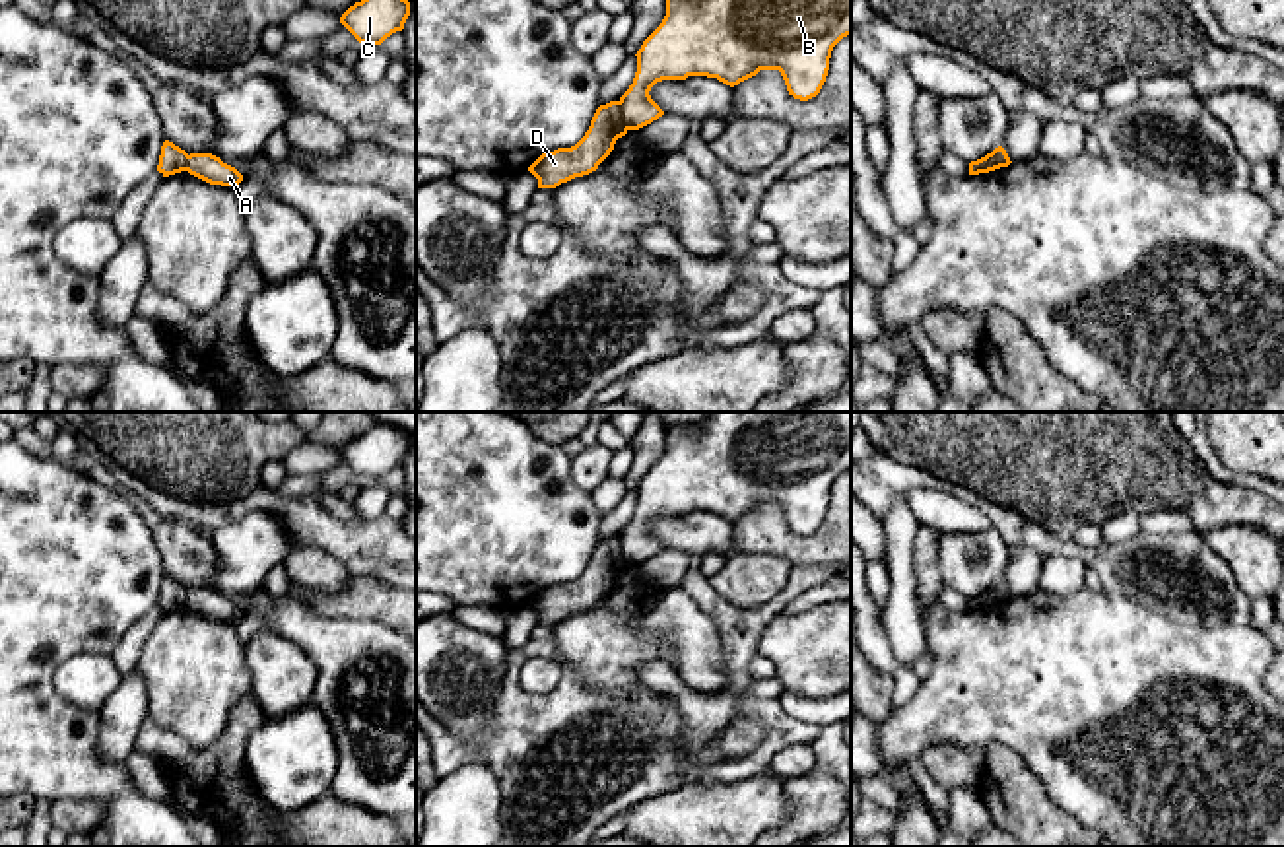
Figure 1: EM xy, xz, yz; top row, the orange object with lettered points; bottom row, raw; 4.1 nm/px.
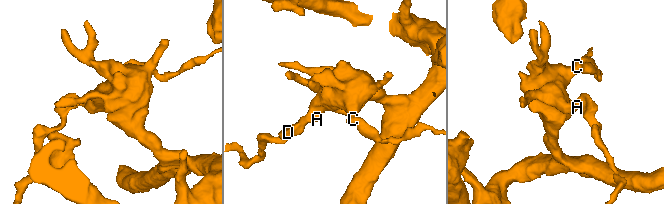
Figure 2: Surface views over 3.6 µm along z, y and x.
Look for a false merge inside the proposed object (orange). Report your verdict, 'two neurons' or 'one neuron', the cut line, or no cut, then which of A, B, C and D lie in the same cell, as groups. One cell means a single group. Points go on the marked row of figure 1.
two neurons; cut xz (618, 101), (628, 129); groups A B C / D

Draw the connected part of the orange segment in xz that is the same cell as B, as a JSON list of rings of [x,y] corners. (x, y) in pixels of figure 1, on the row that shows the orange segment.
[[[666,0],[662,23],[637,51],[637,72],[620,97],[627,130],[639,130],[664,111],[649,91],[662,80],[707,76],[734,87],[760,70],[779,70],[789,95],[816,97],[826,82],[833,47],[851,35],[851,0]]]

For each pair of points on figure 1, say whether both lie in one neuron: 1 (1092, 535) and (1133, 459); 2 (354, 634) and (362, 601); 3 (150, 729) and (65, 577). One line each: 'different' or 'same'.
1: different
2: different
3: different

